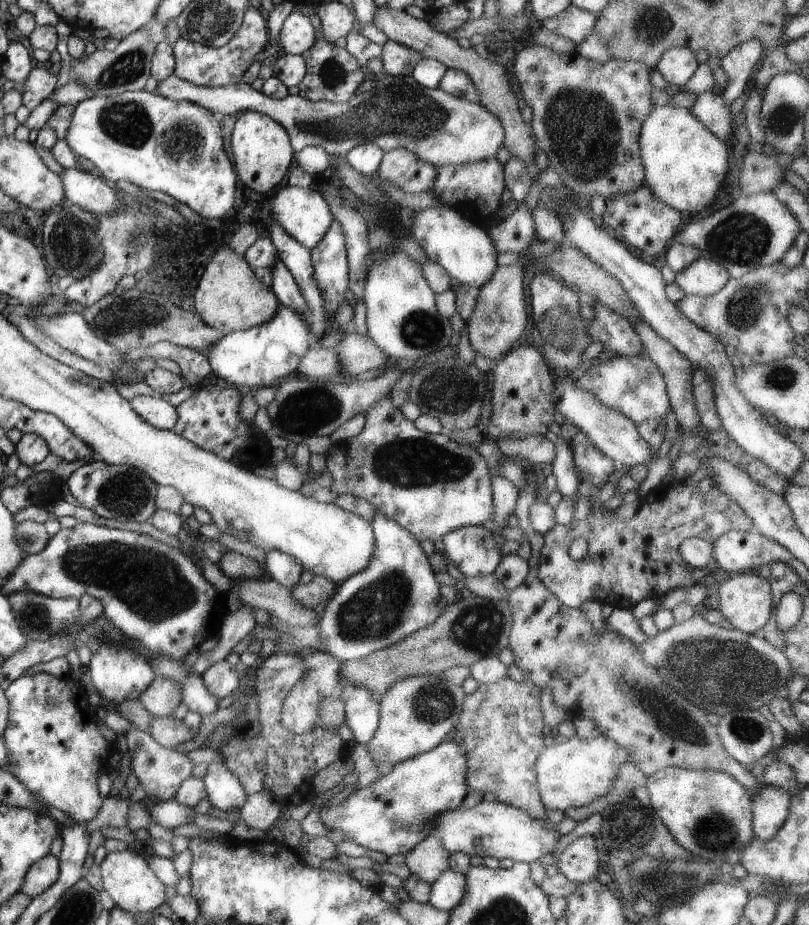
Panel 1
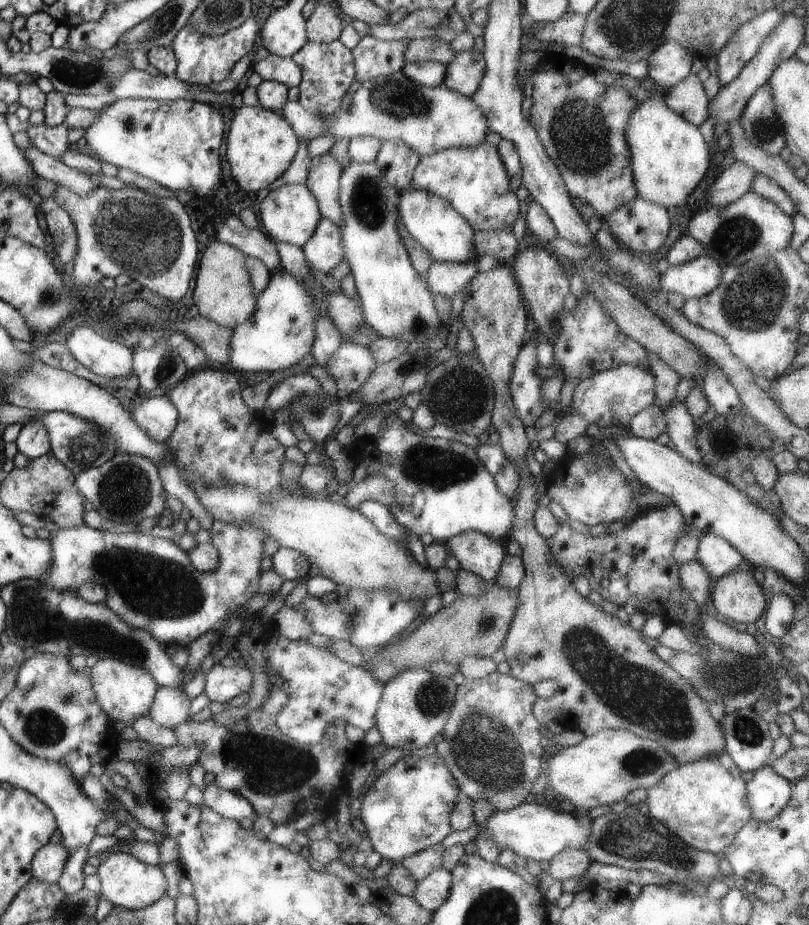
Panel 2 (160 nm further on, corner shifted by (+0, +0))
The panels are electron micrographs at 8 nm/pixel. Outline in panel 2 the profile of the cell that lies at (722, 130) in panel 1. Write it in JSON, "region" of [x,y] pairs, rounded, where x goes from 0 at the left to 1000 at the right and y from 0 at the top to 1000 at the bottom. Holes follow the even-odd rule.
{"region":[[[860,80],[848,82],[847,86],[828,94],[827,101],[817,105],[824,115],[853,134],[865,137],[878,128],[878,107]]]}

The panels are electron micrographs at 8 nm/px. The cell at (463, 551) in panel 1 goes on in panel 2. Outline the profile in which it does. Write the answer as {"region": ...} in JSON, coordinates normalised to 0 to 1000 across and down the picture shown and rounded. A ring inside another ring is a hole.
{"region":[[[574,575],[549,586],[569,613],[607,631],[618,617],[623,595],[618,586],[593,575]]]}

